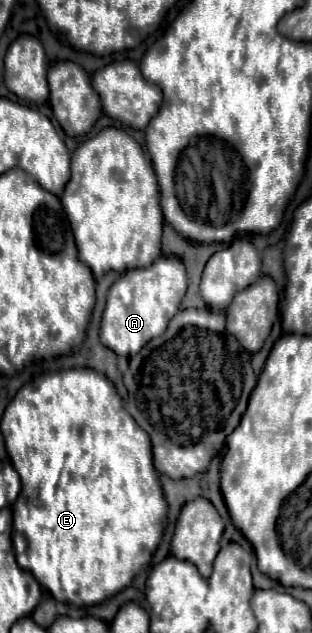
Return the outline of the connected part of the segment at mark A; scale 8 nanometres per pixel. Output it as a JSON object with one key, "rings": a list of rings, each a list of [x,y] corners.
{"rings":[[[166,255],[156,259],[150,267],[126,271],[108,289],[106,307],[104,307],[102,323],[100,323],[100,343],[112,349],[116,355],[124,355],[124,357],[136,355],[148,341],[152,341],[152,337],[160,337],[160,333],[164,333],[164,329],[168,327],[168,321],[178,313],[180,301],[186,295],[186,279],[188,275],[186,275],[184,263],[178,257],[166,257]]]}

